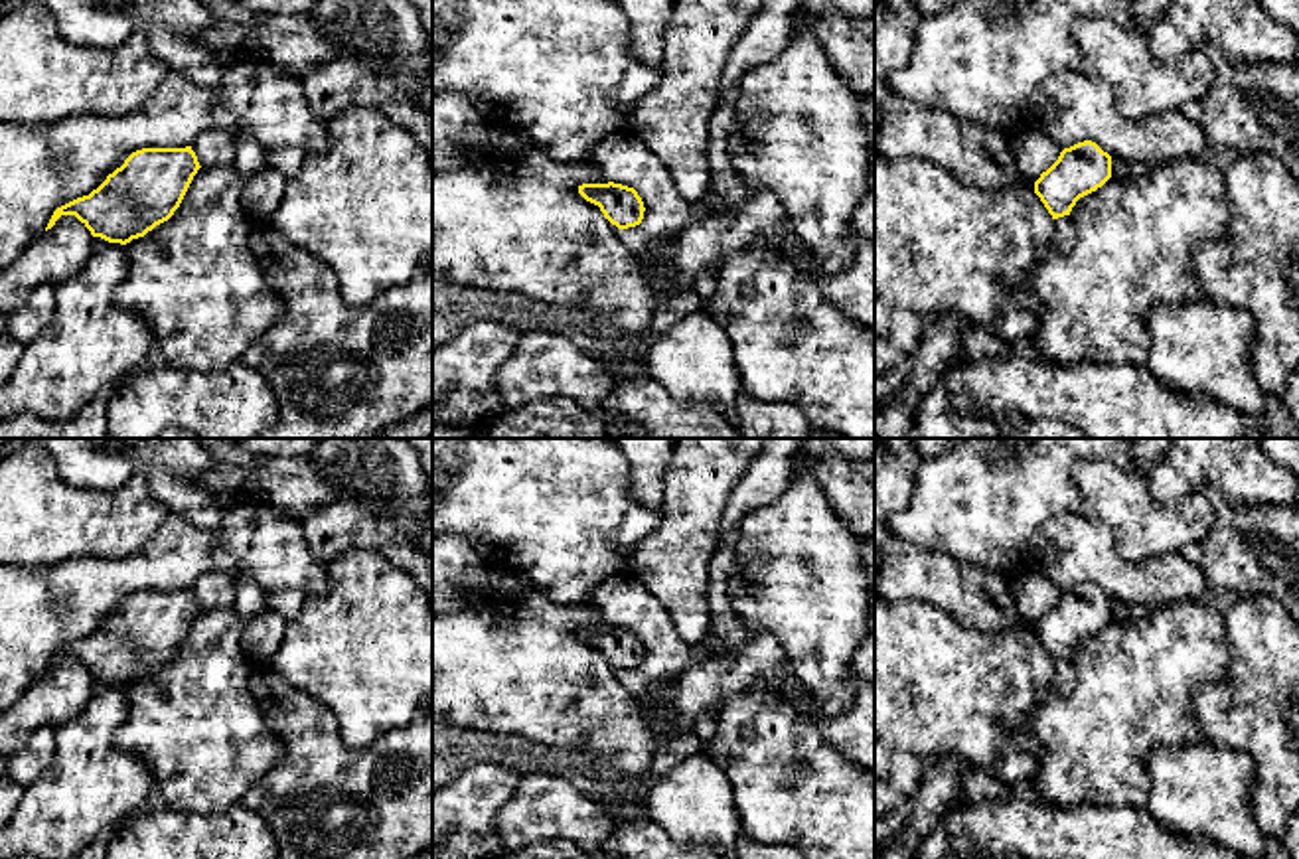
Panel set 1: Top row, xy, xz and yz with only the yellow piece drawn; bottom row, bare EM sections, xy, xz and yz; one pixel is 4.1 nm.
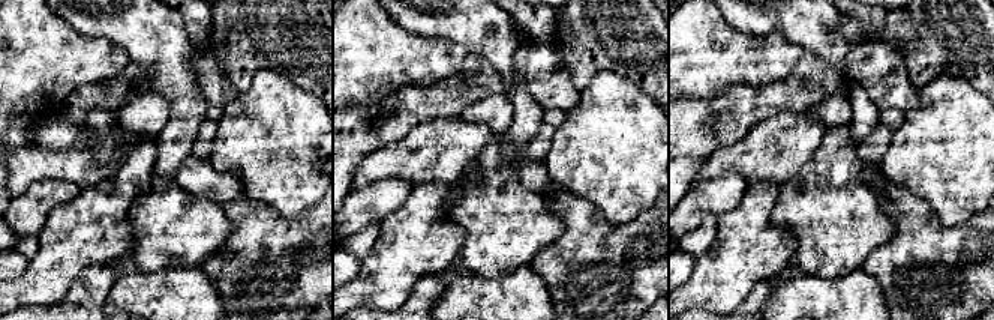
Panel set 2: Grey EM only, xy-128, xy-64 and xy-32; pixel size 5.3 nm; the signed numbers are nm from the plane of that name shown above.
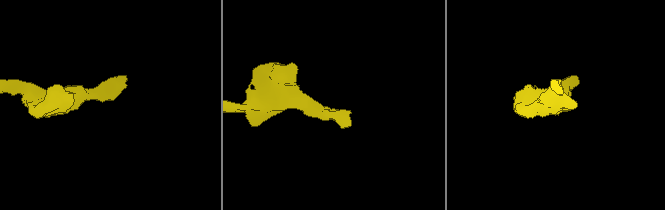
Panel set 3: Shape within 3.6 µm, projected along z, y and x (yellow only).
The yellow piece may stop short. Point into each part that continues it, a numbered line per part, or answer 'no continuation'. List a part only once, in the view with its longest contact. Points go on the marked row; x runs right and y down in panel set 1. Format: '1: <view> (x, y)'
1: xz (622, 158)

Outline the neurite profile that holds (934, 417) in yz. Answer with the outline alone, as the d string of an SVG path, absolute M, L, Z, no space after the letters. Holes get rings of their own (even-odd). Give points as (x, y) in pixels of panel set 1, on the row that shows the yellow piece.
M975 322L965 324L959 336L957 359L940 373L930 391L922 397L910 438L997 438L1019 429L1025 417L1015 411L1003 411L999 417L954 411L946 387L946 377L952 369L1009 351L1013 351L1011 344L987 328Z

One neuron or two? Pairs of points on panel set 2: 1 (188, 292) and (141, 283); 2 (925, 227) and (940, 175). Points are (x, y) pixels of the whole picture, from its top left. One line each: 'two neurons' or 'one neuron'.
1: one neuron
2: two neurons

